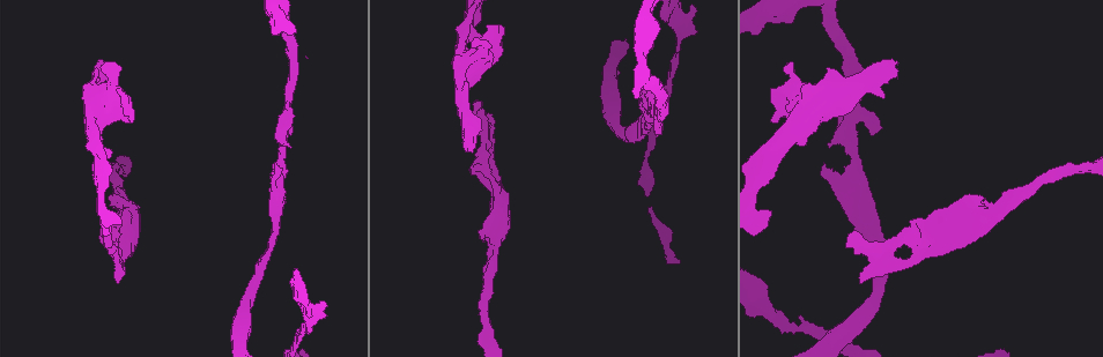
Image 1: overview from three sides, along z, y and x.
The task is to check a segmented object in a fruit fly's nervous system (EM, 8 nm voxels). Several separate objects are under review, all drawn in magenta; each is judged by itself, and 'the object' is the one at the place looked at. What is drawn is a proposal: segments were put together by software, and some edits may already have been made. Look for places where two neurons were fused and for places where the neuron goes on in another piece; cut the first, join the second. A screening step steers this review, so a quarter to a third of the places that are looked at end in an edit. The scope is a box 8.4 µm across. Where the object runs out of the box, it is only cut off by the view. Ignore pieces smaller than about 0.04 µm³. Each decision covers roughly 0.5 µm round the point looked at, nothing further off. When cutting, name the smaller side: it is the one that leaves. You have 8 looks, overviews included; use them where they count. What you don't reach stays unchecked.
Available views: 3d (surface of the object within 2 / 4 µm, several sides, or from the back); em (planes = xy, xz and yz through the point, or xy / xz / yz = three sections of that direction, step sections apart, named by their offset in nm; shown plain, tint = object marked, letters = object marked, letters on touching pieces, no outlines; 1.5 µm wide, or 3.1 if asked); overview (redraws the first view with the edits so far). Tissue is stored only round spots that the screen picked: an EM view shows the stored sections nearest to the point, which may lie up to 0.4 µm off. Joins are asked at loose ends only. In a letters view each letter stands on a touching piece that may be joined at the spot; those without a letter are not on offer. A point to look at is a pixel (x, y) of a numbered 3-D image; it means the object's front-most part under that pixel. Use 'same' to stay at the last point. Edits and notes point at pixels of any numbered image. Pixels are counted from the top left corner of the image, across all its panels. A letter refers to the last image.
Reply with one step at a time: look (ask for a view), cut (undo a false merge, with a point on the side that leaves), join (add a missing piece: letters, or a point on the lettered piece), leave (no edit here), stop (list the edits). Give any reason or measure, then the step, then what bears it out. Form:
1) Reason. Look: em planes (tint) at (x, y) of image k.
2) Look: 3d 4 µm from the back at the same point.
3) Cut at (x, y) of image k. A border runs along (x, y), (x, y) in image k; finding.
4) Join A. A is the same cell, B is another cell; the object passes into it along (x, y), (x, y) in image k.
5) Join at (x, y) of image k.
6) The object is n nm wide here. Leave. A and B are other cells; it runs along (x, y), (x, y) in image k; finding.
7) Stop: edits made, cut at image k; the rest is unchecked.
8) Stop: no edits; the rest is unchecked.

Look: em yz step 4 (letters) at (768, 214) of image 1.

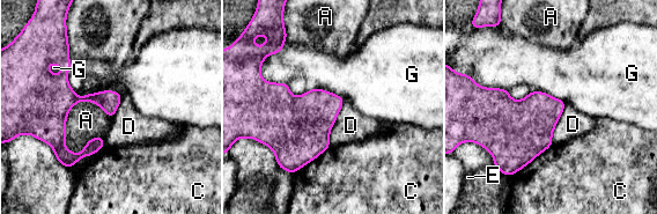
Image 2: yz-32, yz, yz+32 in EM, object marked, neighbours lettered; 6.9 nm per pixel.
Look: em planes (letters) at the same point.

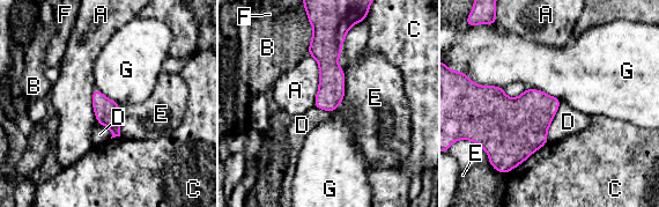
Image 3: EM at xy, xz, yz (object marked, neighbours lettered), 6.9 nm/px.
The object is 170 nm wide here. Leave. A, B, C, D, E, F and G are other cells; a border runs along (525, 88), (540, 89), (562, 101) in image 3; no lettered piece goes on from it.

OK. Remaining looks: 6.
Calibre changes. Look: em yz step 4 (letters) at (614, 124) of image 1.

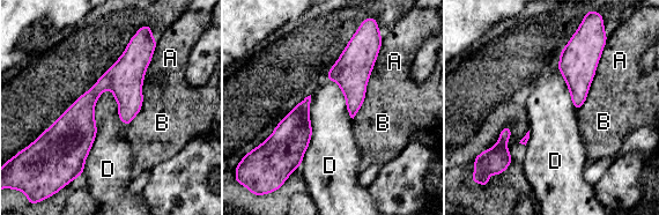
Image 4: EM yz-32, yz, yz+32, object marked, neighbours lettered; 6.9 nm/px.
Leave. A, B and D are other cells; one neuron here.

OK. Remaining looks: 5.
An open end. Look: 3d 4 µm at (99, 63) of image 1.

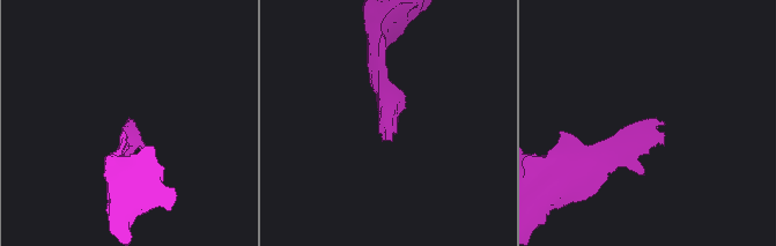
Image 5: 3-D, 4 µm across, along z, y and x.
Now the EM. Look: em xy step 8 (letters) at (661, 123) of image 5.

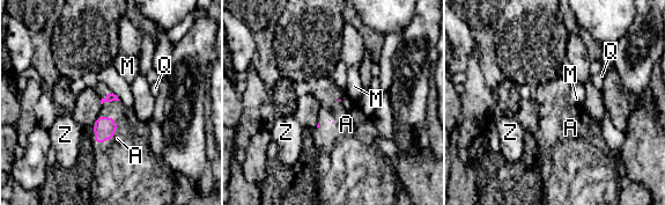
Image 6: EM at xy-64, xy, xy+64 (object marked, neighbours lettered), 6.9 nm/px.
Look: em planes (letters) at the same point.

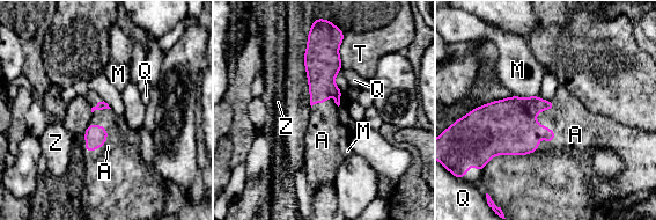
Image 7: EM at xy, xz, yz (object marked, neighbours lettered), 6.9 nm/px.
The longest contact is with T, 240 nm. Join A. A is the same cell, M, Q, T and Z are other cells; the object passes into it along (518, 132), (554, 133), (575, 134) in image 7; it goes on there.

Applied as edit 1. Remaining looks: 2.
Stop: edits made, join at image 7; the rest is unchecked.

